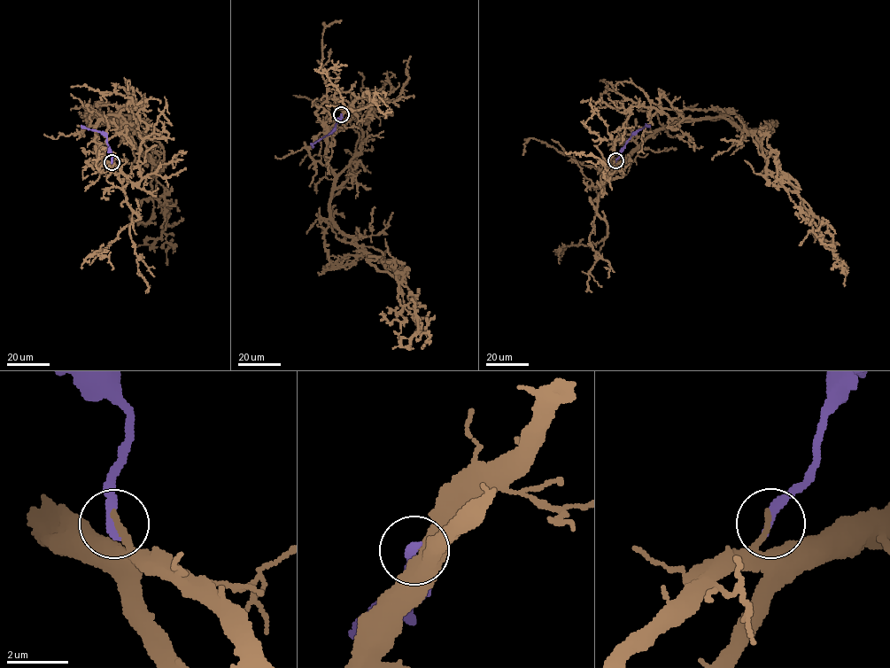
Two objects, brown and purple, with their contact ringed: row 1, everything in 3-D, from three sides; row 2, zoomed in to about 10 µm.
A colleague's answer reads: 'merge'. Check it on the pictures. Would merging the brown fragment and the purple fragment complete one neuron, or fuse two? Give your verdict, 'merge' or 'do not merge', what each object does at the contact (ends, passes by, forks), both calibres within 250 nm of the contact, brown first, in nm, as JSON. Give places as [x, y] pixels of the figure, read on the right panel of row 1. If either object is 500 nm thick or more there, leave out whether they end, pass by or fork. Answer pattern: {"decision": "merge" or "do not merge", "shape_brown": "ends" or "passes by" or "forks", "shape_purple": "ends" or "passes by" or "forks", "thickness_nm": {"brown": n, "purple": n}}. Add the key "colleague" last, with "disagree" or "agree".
{"decision": "do not merge", "shape_brown": "ends", "shape_purple": "ends", "thickness_nm": {"brown": 220, "purple": 320}, "colleague": "disagree"}

